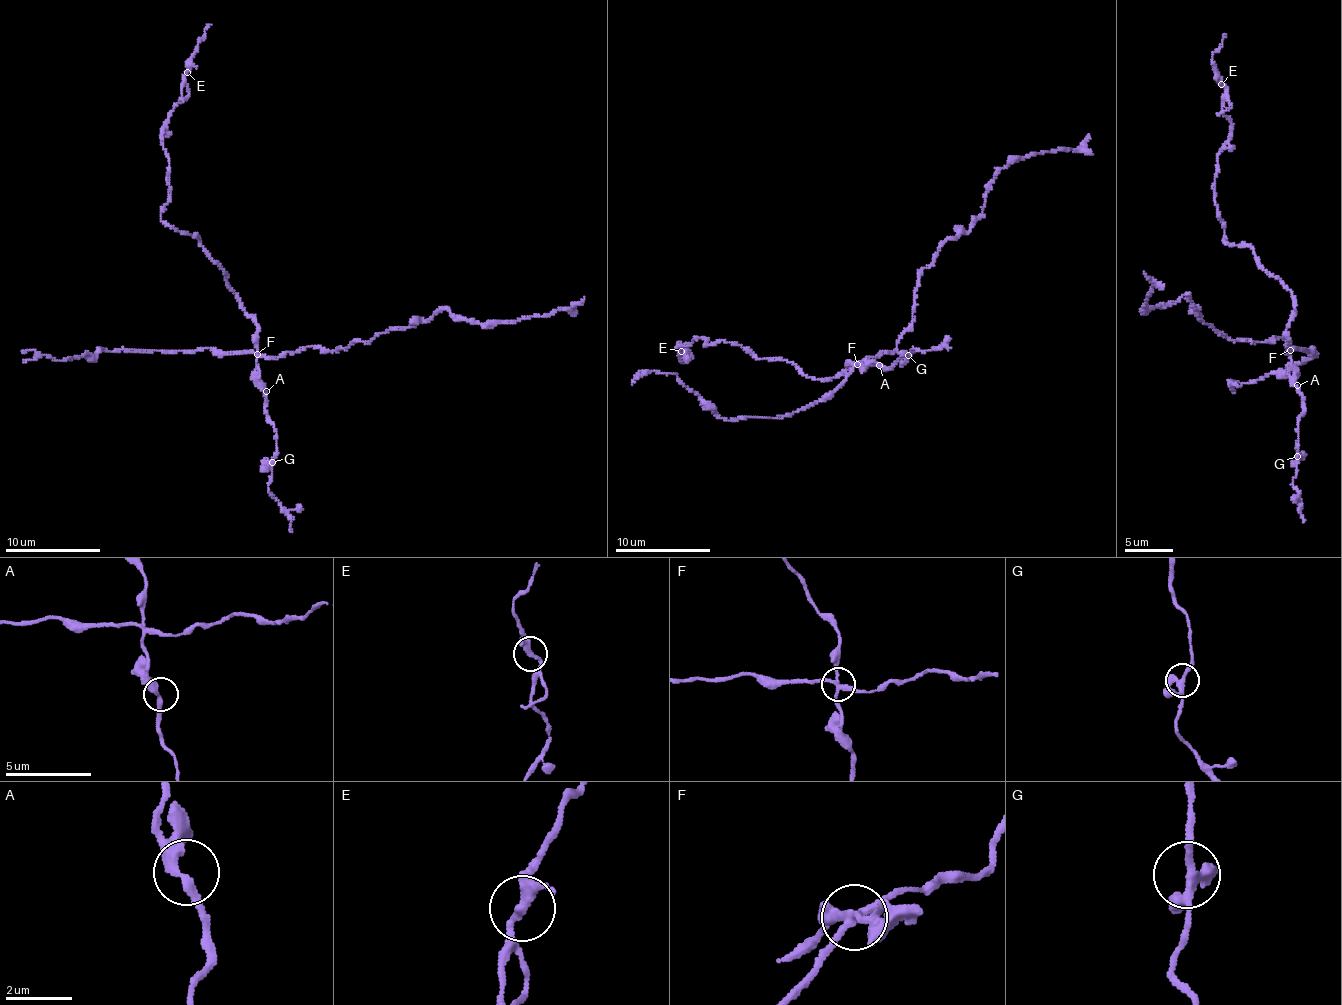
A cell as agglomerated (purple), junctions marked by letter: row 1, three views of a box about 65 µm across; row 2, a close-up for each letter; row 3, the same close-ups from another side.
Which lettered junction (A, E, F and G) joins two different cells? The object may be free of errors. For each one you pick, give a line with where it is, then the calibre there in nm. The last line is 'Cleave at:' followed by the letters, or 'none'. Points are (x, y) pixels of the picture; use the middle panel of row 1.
F: (857, 364) | 240 nm
Cleave at: F

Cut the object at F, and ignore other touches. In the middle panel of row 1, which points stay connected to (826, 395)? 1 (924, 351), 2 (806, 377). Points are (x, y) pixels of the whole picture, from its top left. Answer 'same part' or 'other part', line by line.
1: other part
2: other part

